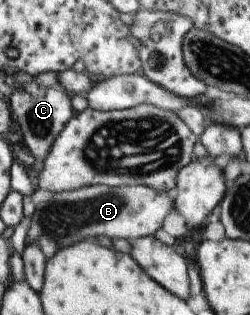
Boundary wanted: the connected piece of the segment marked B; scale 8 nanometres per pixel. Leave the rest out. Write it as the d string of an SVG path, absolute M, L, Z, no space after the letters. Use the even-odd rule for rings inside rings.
M93 185L87 188L56 192L48 201L35 205L30 230L25 243L38 243L44 257L54 257L60 249L96 237L132 240L154 235L174 211L174 199L168 191L158 193L146 185L108 187Z

